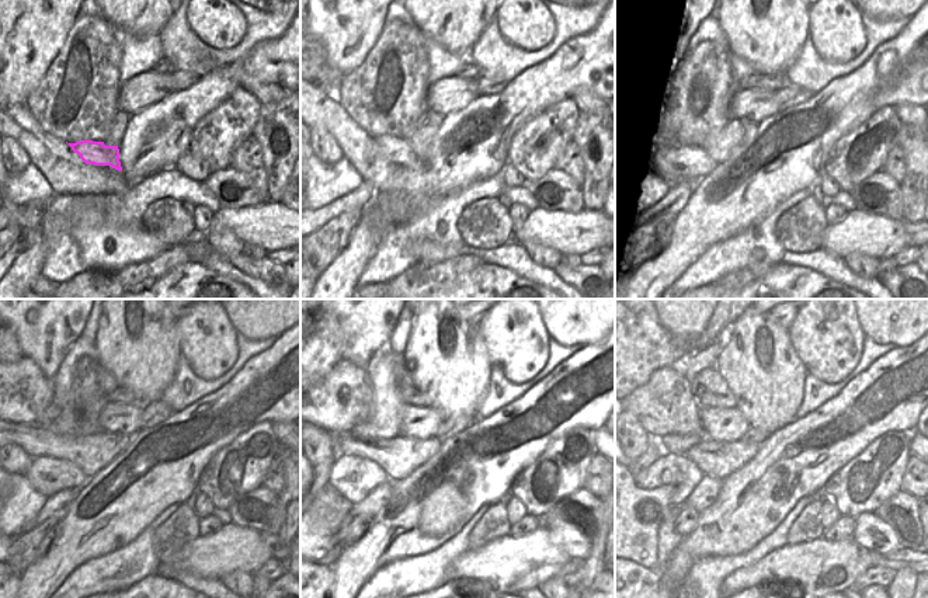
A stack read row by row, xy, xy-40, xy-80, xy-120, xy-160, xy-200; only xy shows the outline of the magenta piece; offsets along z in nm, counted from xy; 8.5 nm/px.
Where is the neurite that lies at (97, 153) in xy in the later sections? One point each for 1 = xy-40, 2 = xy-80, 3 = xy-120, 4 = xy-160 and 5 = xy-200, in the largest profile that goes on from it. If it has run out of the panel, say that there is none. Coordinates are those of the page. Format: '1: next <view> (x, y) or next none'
1: next xy-40 (396, 149)
2: next xy-80 (684, 163)
3: next xy-120 (48, 476)
4: next xy-160 (354, 477)
5: next xy-200 (670, 469)

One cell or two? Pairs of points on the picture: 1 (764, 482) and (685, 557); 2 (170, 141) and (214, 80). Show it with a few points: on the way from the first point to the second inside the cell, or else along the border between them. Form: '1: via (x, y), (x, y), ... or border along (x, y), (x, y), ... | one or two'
1: via (748, 503), (716, 535), (706, 539) | one
2: via (180, 125), (186, 120), (186, 113), (202, 96) | one

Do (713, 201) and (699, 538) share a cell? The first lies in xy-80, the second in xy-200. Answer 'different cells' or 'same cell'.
same cell

